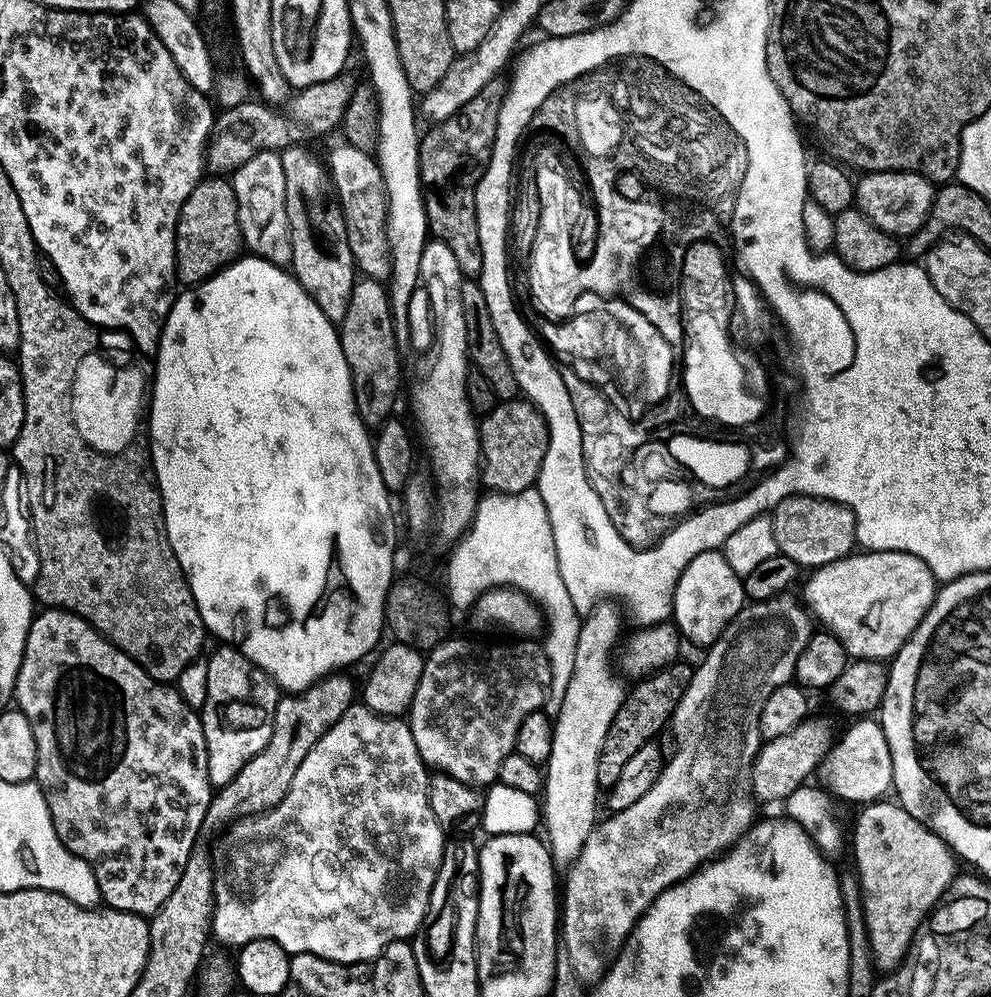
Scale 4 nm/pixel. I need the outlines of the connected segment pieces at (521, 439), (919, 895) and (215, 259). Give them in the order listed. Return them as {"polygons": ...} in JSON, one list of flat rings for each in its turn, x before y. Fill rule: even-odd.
{"polygons":[[[517,398,497,403,496,409,487,413,480,424,483,483,493,492,521,492,533,487,539,481,542,462,546,458,548,433,548,423,544,420,543,413,531,400]],[[868,802,859,809,856,829,852,836,850,832,850,848,852,844,868,951,873,965,884,971,881,973,892,974,908,955,916,933,941,903,940,895,947,890,958,860,931,828,924,827,899,803,884,803]],[[204,178,190,190,176,220,176,279,192,286,227,268,242,252,238,206,231,183,224,178]]]}

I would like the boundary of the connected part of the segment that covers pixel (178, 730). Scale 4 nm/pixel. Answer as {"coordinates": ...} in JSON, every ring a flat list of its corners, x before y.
{"coordinates":[[48,608,41,616,40,613,33,615,24,643,22,662,16,675,14,700,15,703,20,703,17,704,19,711,23,712,30,722,30,730,34,734,38,750,34,780,40,785,46,798,52,825,62,846,66,846,66,850,82,858,92,868,94,878,98,882,100,899,107,907,117,908,120,912,134,912,145,918,159,912,166,898,170,898,174,886,178,886,178,878,182,878,182,870,190,858,192,849,197,847,199,840,196,839,199,838,200,832,202,833,206,810,214,795,212,783,208,781,208,755,203,719,188,707,188,703,180,697,175,687,150,678,150,674,146,674,142,666,135,664,127,654,105,640,81,616,65,612,63,608]]}

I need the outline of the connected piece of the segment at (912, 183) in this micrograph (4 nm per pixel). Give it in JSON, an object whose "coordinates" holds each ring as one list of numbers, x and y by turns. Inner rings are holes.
{"coordinates":[[865,172,854,184,854,207,878,230,893,238,913,236,928,220,934,185,917,172]]}

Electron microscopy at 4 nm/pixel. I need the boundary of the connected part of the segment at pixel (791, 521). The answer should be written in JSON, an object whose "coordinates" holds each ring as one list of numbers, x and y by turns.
{"coordinates":[[797,494,787,496,771,513,772,529,776,539,776,547,779,555,788,556,798,566,804,564,808,570,815,570,824,564,835,560,841,560,849,555,857,547,856,543,856,515,845,504,839,504,836,500,823,500,820,496,803,496]]}

